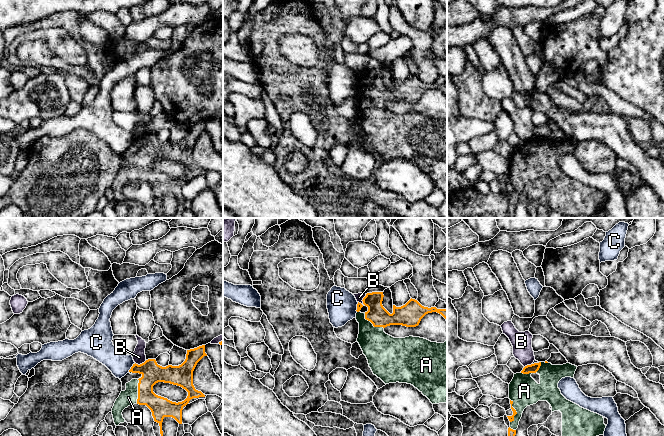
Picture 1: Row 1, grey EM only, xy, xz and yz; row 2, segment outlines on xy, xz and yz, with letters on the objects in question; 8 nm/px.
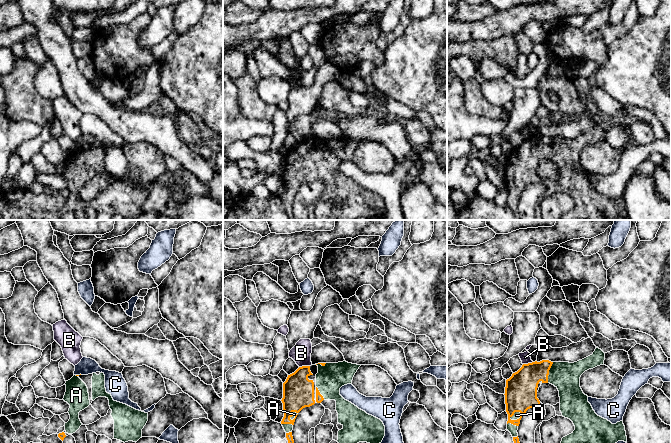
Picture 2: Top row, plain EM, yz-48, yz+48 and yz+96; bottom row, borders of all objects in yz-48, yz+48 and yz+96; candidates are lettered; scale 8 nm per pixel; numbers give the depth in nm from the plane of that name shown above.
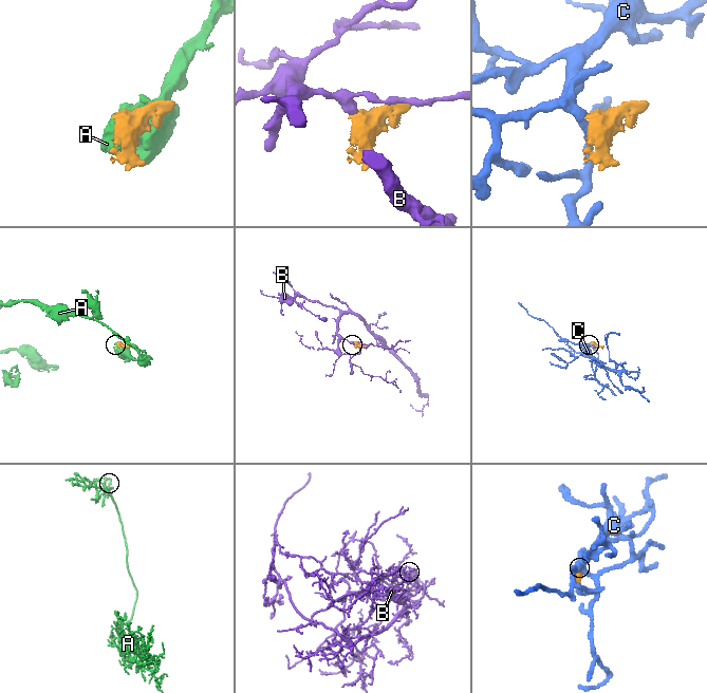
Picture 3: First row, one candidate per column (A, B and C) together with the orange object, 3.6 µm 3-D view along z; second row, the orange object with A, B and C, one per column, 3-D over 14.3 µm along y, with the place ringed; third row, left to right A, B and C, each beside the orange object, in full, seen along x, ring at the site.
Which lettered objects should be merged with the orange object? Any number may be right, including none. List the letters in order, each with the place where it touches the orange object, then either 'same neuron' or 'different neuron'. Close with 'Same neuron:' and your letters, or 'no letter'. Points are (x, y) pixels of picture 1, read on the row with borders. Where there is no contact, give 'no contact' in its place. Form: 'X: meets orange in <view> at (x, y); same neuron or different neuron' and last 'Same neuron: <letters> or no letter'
A: meets orange in yz at (515, 411); same neuron
B: meets orange in xz at (362, 300); different neuron
C: meets orange in xy at (131, 367); different neuron
Same neuron: A

